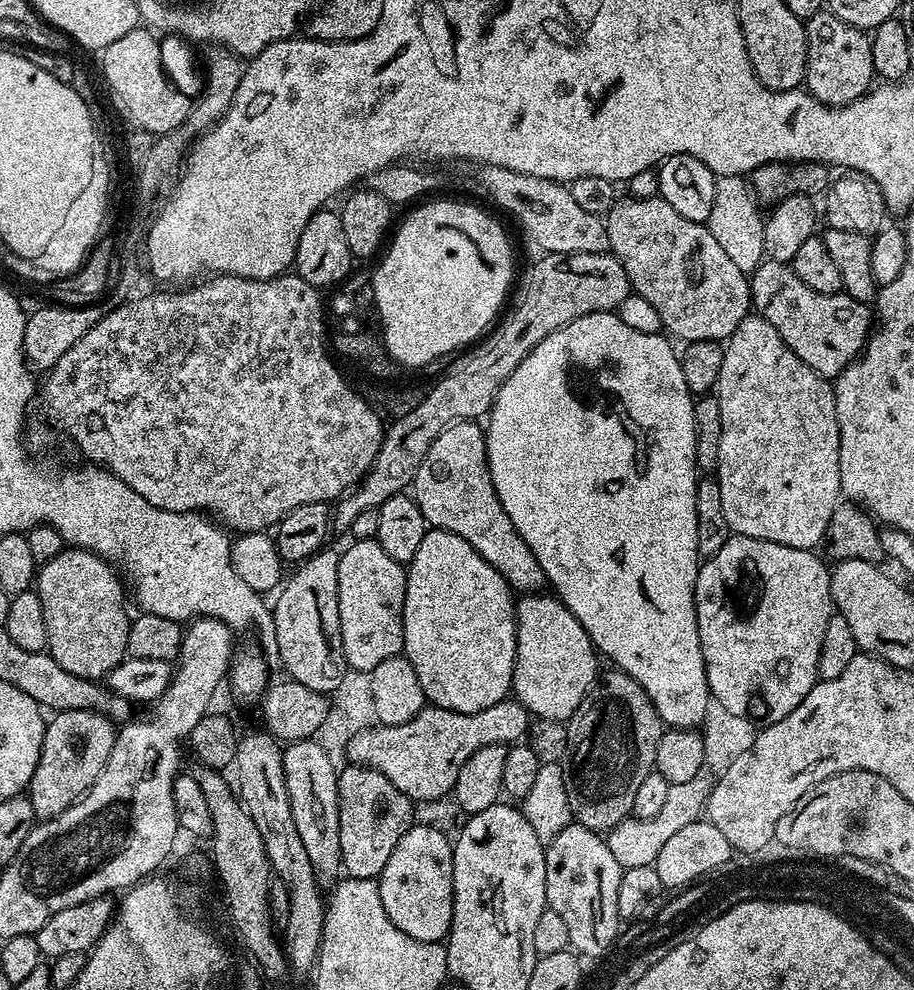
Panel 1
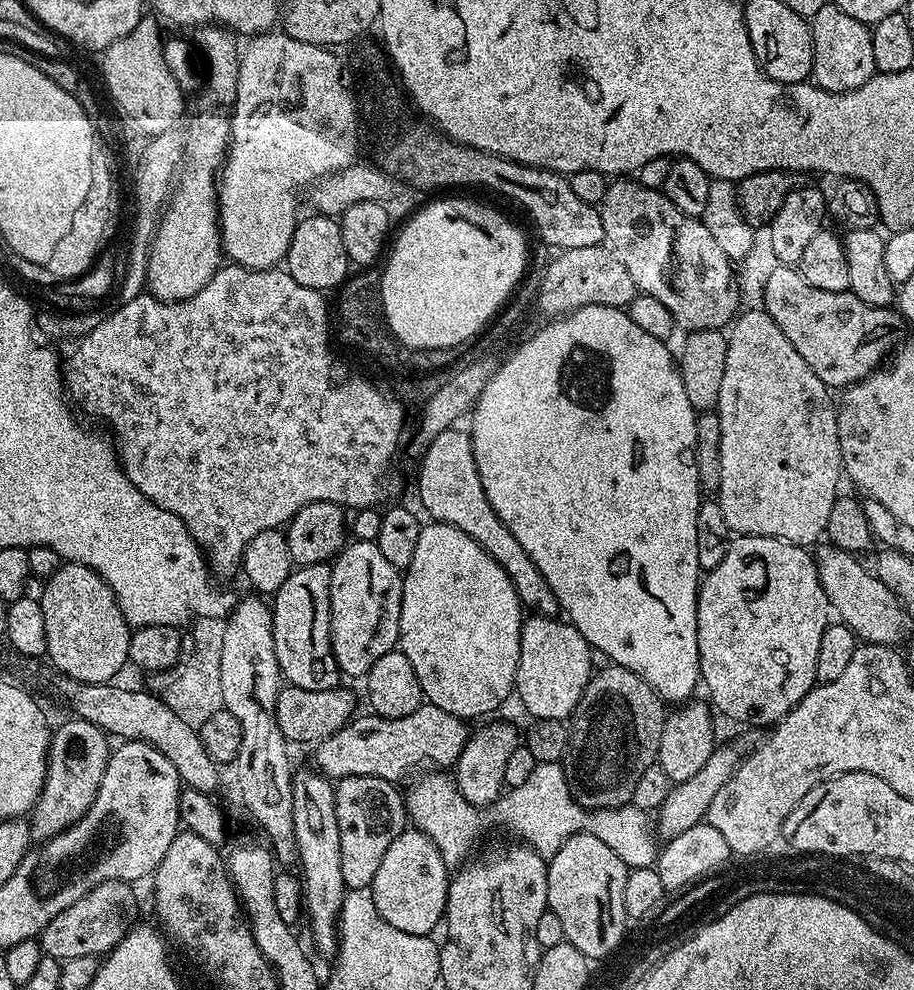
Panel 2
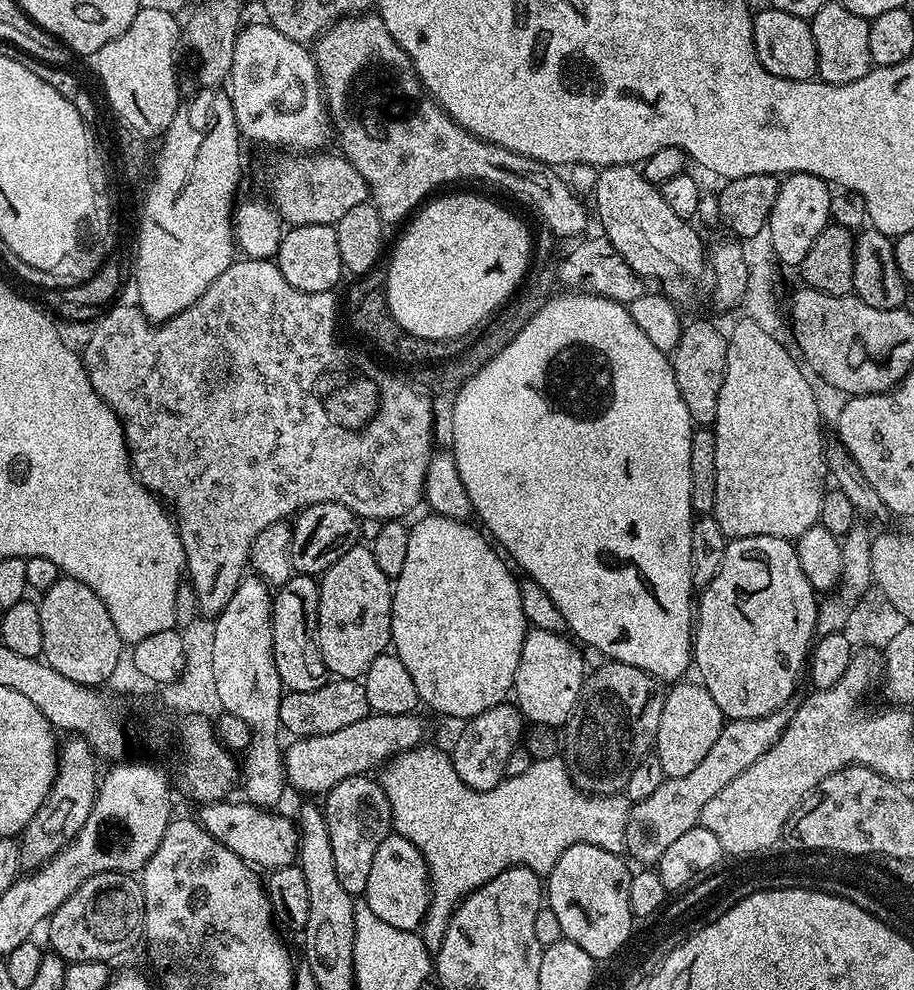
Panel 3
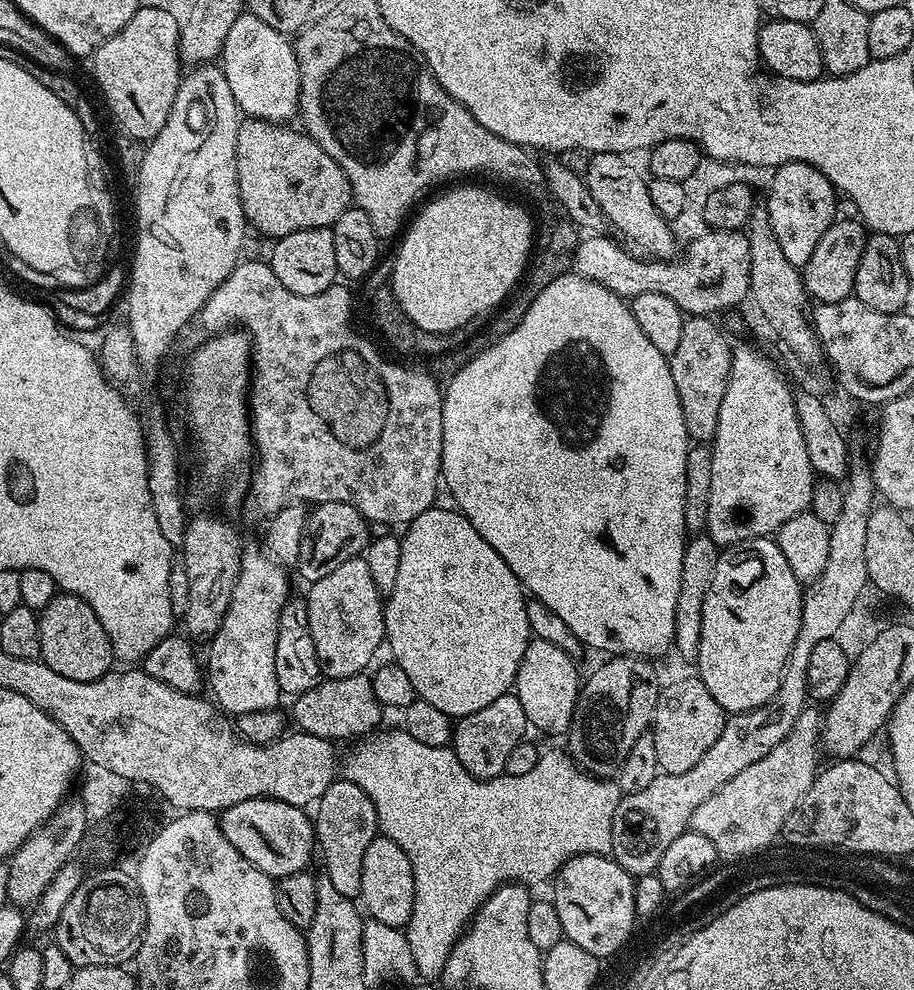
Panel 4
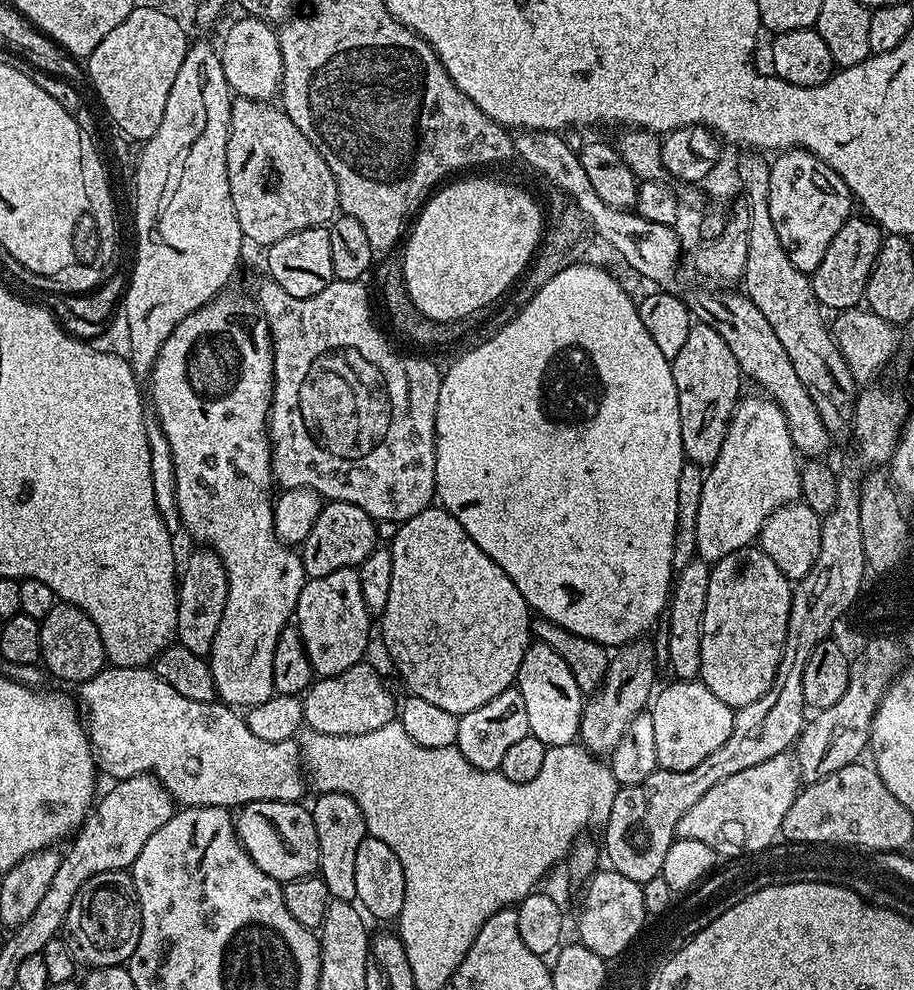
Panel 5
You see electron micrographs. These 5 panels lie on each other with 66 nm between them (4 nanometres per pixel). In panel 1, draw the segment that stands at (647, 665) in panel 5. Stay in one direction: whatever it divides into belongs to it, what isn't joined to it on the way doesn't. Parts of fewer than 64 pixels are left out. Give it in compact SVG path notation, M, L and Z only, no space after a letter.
M611 670L599 677L588 691L588 699L583 700L572 719L567 721L568 755L566 757L566 775L564 785L568 795L568 805L572 811L573 821L590 830L607 834L612 829L632 816L634 794L638 786L656 767L658 742L663 738L666 725L661 720L654 702L638 686L630 674Z

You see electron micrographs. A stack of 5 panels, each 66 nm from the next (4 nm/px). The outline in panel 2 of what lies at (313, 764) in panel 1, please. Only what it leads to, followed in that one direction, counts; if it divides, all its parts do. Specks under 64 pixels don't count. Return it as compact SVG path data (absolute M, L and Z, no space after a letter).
M309 766L292 773L294 794L294 838L298 868L302 873L306 924L312 927L312 940L322 955L335 957L340 930L340 911L346 891L342 882L342 846L338 842L336 789L323 772Z

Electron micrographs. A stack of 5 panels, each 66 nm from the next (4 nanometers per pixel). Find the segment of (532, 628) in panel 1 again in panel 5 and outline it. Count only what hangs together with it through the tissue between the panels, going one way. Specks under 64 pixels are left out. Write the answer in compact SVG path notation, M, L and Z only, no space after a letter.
M529 643L516 675L515 687L526 702L526 722L531 736L550 748L566 746L579 737L586 696L578 682L574 682L574 674L570 674L570 666L566 666L562 654L554 654L550 646L542 643Z

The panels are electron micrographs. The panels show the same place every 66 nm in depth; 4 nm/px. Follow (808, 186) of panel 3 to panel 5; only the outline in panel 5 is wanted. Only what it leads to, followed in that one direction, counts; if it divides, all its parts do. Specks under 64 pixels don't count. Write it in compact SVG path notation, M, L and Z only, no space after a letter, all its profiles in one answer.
M792 148L785 150L771 161L770 170L770 219L774 221L774 230L778 230L778 239L786 250L790 262L798 266L798 270L811 274L822 262L822 257L826 254L826 246L834 242L834 234L842 230L842 226L848 220L848 217L854 212L854 197L846 182L822 158L810 154L804 148Z

